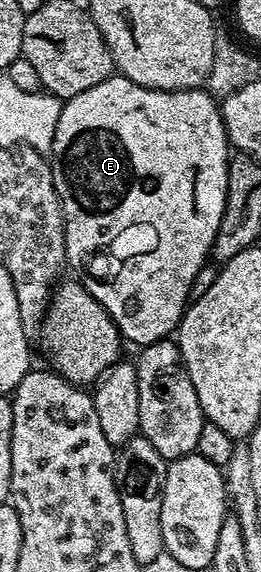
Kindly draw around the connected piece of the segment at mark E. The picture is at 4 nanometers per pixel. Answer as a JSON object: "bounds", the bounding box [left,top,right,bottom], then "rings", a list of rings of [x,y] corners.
{"bounds":[51,76,231,348],"rings":[[[114,76],[103,80],[103,84],[95,84],[95,88],[87,88],[87,92],[79,92],[79,96],[68,99],[62,105],[53,137],[51,165],[55,192],[61,201],[65,221],[65,261],[68,269],[71,268],[78,274],[74,275],[87,288],[87,292],[95,296],[99,304],[103,304],[109,319],[117,325],[117,331],[126,343],[134,342],[134,347],[140,348],[150,346],[152,342],[163,342],[181,325],[181,317],[185,315],[185,308],[191,301],[191,284],[210,261],[213,241],[217,238],[219,224],[225,215],[230,157],[231,147],[221,119],[221,107],[218,99],[205,88],[152,90],[126,78]]]}

